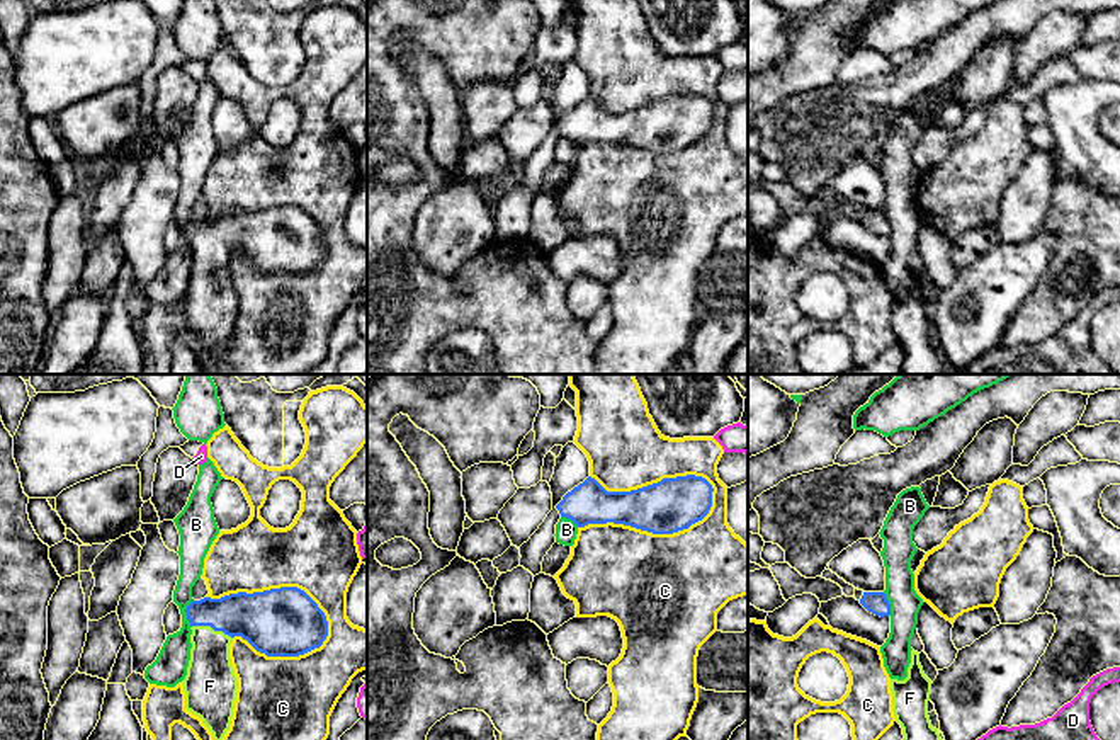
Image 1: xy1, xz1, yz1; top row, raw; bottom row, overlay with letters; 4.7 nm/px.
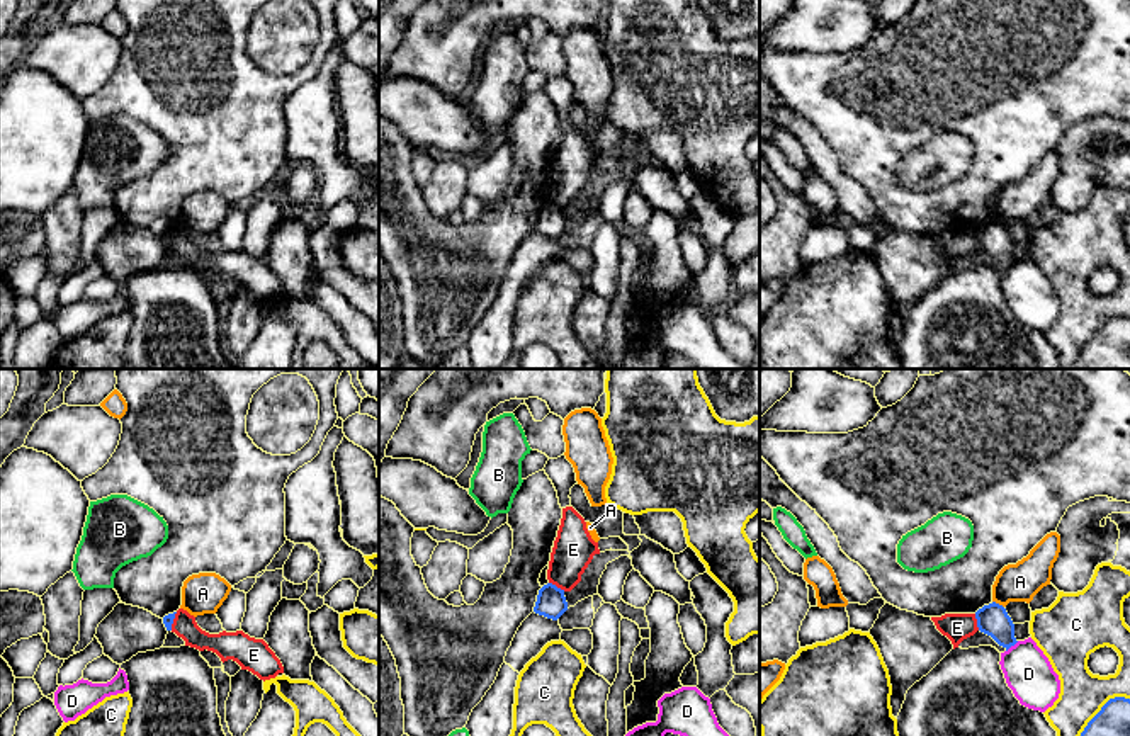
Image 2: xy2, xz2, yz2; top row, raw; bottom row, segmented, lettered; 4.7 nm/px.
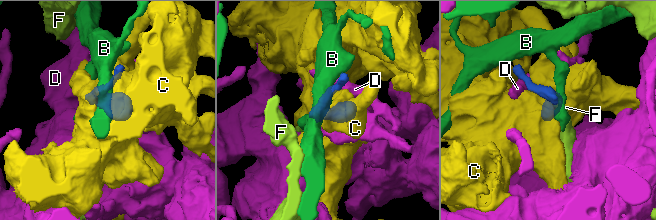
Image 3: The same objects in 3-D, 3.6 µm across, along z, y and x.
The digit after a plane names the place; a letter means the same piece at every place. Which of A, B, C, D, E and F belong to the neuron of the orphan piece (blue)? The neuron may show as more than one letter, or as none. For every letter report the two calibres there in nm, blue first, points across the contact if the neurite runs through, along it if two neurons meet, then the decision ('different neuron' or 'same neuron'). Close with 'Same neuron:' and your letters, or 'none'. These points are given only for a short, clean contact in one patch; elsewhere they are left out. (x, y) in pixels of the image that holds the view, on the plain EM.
A: 150/180 nm | along yz2 (993, 220), (1003, 226) | different neuron
B: 200/150 nm | along xy1 (192, 218), (186, 228), (191, 245) | different neuron
C: 260/500 nm | different neuron
D: 150/220 nm | along yz2 (1018, 260), (1006, 271) | different neuron
E: 150/130 nm | along yz2 (974, 233), (979, 249) | different neuron
F: 260/240 nm | across xy1 (264, 239), (221, 239), (213, 247), (209, 300) | same neuron
Same neuron: F

